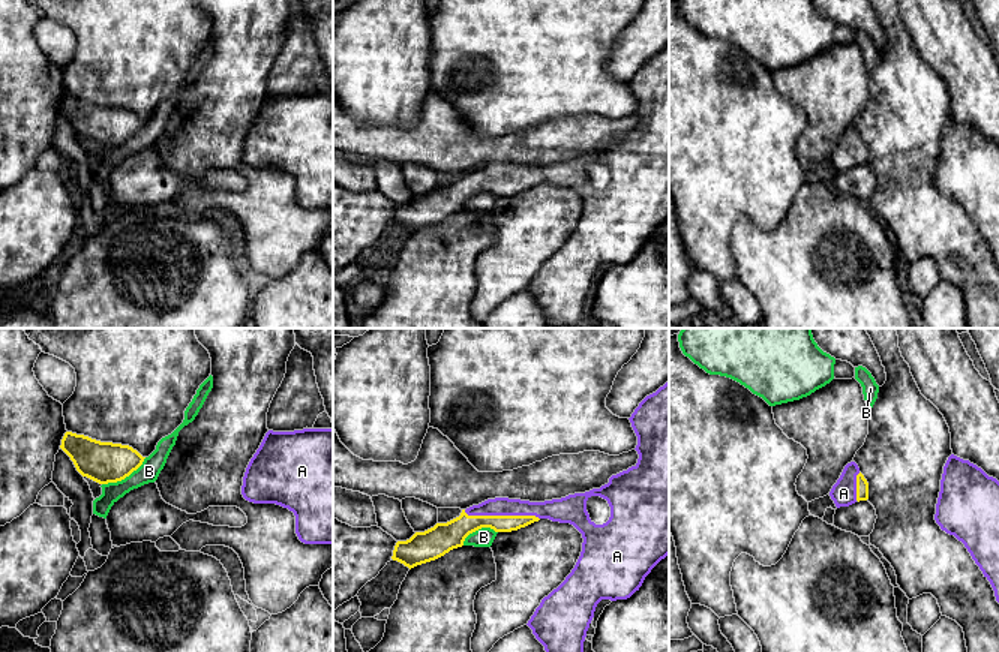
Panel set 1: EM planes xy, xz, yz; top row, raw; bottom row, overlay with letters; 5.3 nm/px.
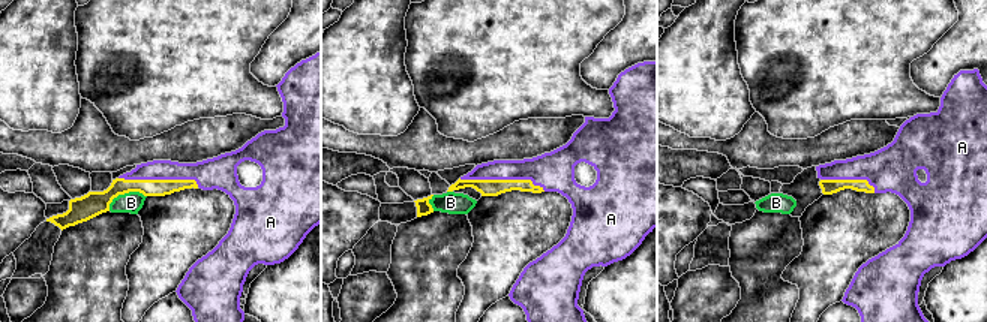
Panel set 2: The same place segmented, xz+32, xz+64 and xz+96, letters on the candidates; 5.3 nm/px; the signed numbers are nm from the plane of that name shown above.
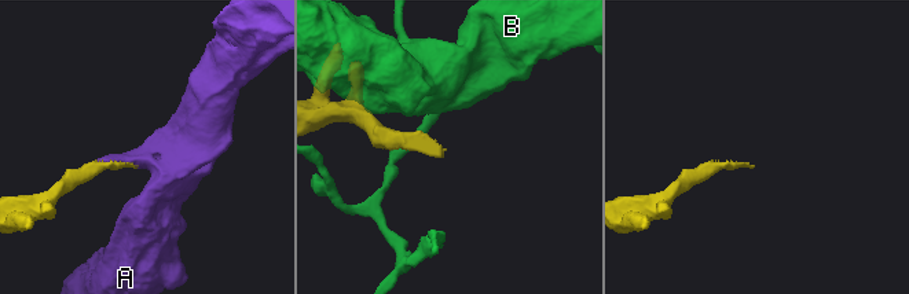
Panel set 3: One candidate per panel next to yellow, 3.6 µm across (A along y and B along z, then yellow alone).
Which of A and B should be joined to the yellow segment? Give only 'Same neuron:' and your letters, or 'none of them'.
Same neuron: A

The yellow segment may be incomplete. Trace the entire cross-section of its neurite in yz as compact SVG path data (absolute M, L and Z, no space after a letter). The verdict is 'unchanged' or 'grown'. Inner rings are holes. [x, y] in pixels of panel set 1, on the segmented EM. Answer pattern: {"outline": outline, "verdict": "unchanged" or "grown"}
{"outline": "M850 462L844 466L840 478L832 486L830 496L837 508L849 507L856 501L860 502L868 499L868 483L860 472L860 468L855 462Z", "verdict": "grown"}

